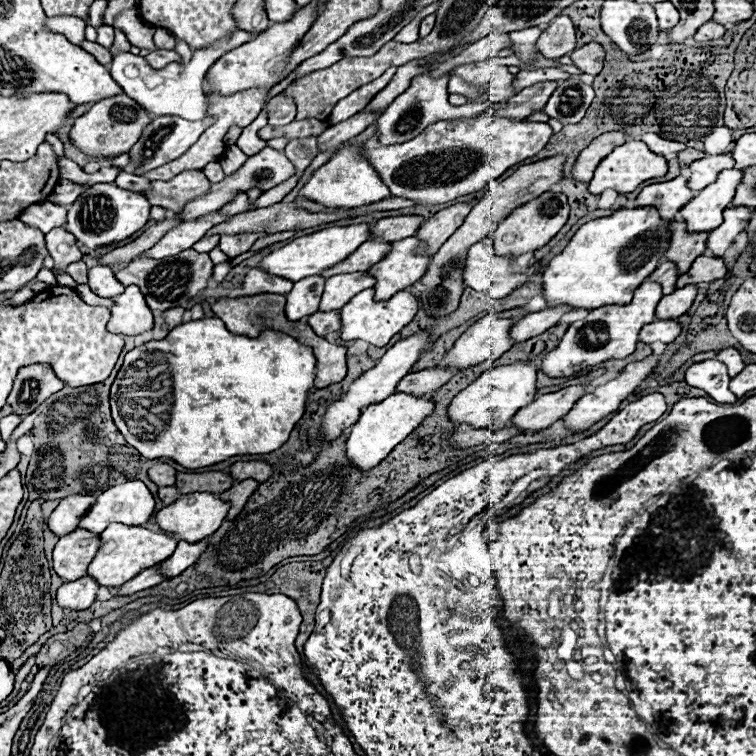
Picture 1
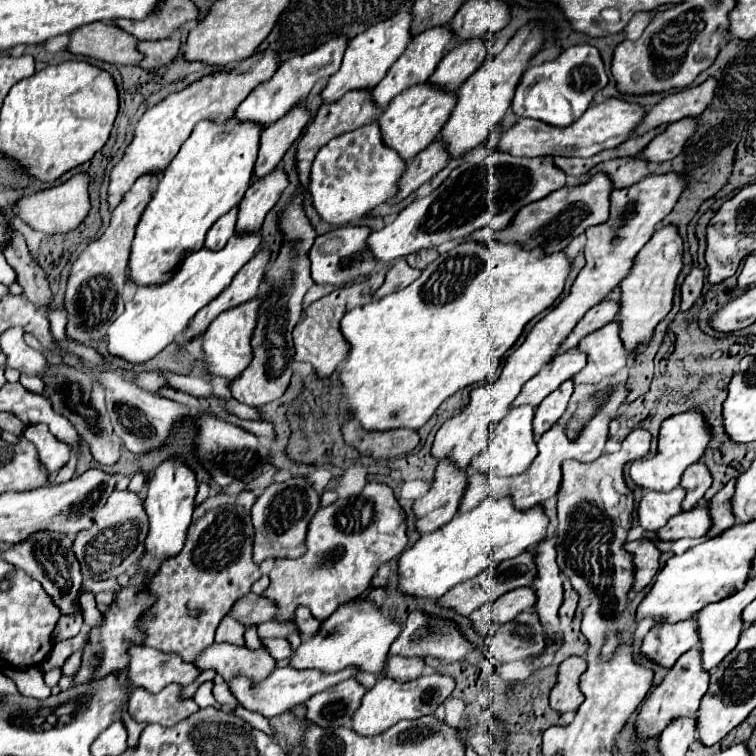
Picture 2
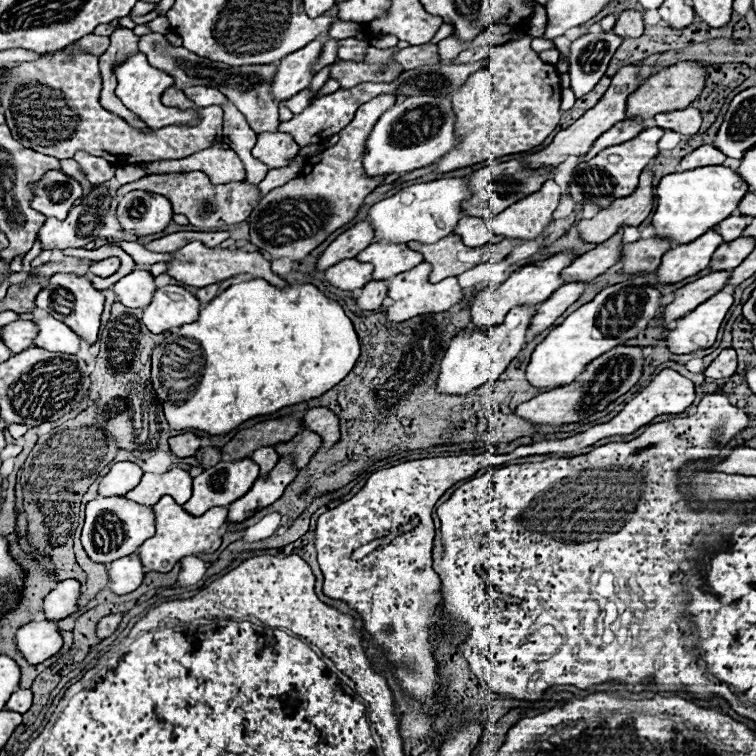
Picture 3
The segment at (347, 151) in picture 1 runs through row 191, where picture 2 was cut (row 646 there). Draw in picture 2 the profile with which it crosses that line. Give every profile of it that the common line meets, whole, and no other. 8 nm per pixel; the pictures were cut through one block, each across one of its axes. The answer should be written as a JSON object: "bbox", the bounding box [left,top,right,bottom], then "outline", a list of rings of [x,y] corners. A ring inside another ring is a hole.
{"bbox":[290,600,402,678],"outline":[[[348,600],[336,608],[336,612],[320,624],[320,630],[302,642],[302,646],[290,658],[290,666],[296,668],[318,668],[322,672],[336,672],[346,666],[360,666],[366,672],[376,674],[376,678],[384,678],[384,664],[390,644],[400,634],[402,624],[396,622],[388,612],[380,606],[372,604],[372,600]]]}

